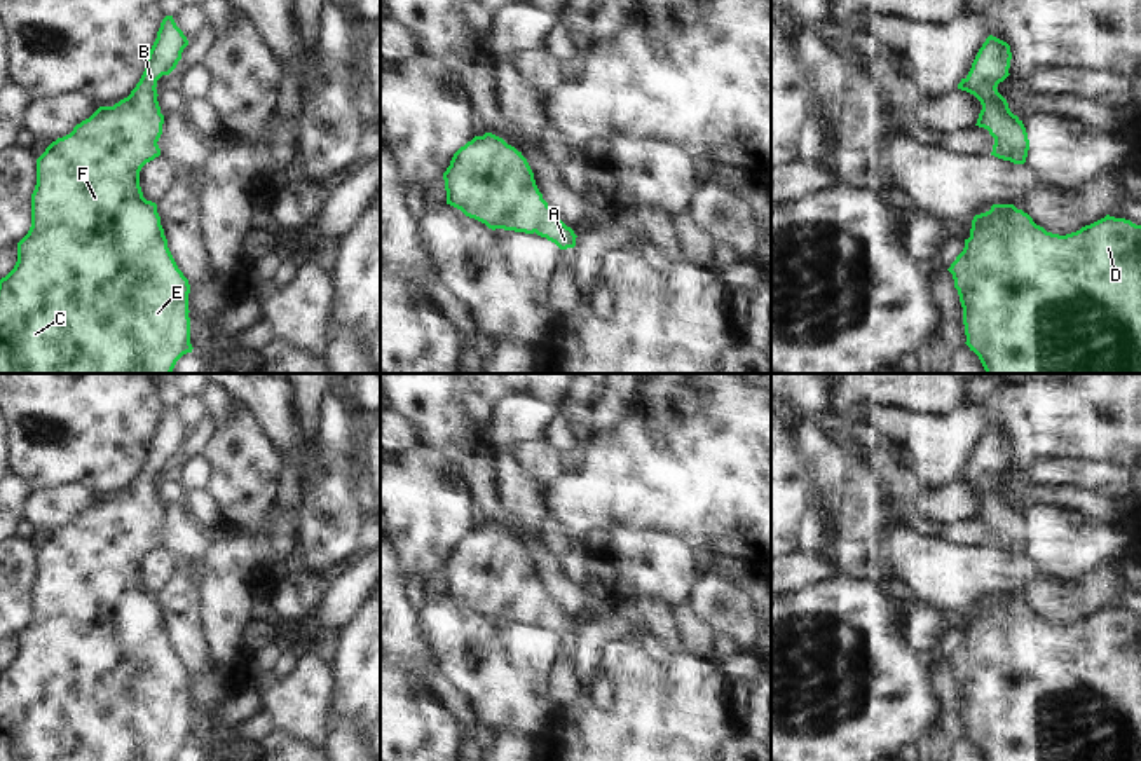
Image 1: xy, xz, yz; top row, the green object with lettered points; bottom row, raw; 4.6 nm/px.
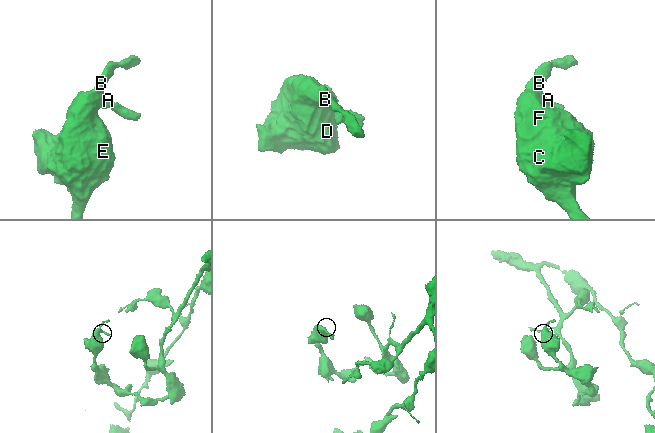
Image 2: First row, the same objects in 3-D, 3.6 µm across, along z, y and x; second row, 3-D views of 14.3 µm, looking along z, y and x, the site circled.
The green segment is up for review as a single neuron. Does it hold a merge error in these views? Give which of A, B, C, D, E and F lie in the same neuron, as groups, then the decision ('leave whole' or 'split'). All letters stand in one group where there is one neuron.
A B C D E F; leave whole

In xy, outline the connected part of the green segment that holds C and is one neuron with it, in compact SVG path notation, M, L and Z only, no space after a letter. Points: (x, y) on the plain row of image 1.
M166 407L148 443L145 463L131 485L113 497L99 497L89 510L77 515L70 525L52 532L37 550L37 576L31 585L31 618L17 634L17 653L14 660L0 670L0 761L173 761L183 745L192 744L188 709L190 675L167 639L157 595L147 592L140 578L141 559L161 546L157 532L162 525L164 506L157 492L157 471L176 459L187 436L188 431L176 417L173 407Z

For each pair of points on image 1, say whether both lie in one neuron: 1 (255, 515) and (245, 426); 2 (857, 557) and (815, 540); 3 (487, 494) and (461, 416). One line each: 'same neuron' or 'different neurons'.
1: same neuron
2: different neurons
3: same neuron

